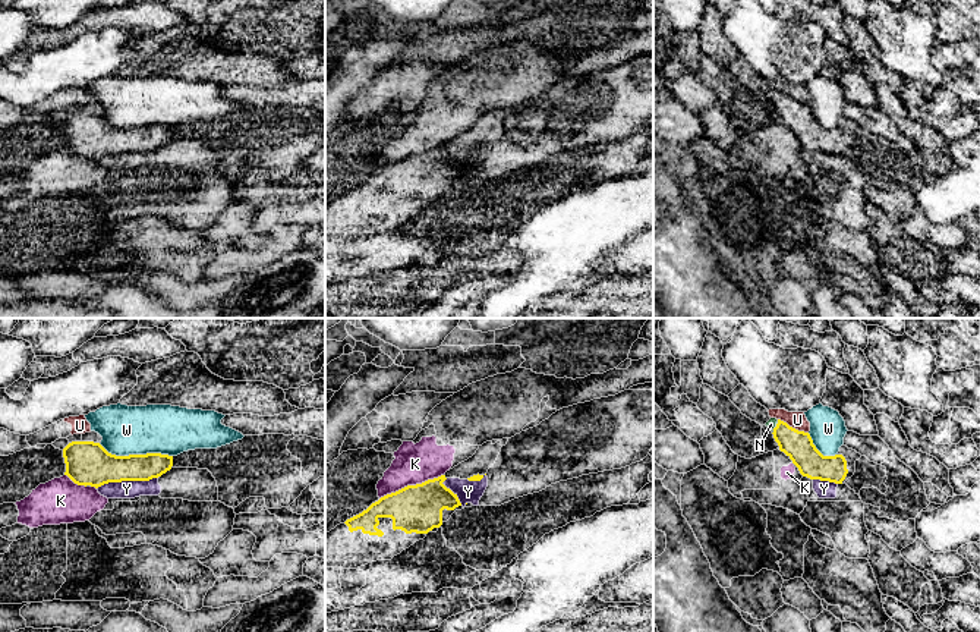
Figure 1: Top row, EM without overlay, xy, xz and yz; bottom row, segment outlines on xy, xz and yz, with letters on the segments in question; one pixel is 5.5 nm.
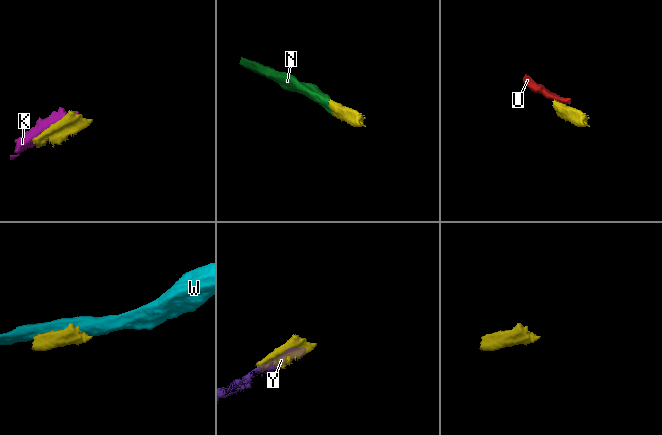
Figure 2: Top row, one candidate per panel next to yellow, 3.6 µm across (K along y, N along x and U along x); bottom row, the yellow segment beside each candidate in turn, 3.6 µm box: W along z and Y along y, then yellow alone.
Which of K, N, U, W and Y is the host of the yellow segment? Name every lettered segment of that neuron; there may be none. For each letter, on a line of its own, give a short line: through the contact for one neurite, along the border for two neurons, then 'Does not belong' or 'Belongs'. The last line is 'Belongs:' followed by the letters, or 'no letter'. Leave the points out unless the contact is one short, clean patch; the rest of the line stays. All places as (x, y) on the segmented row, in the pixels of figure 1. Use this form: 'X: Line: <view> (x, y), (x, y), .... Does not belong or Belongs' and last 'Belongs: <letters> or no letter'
K: Does not belong
N: Line: yz (797, 445), (775, 427), (771, 424). Belongs
U: Line: yz (778, 418), (807, 433). Does not belong
W: Does not belong
Y: Does not belong
Belongs: N

